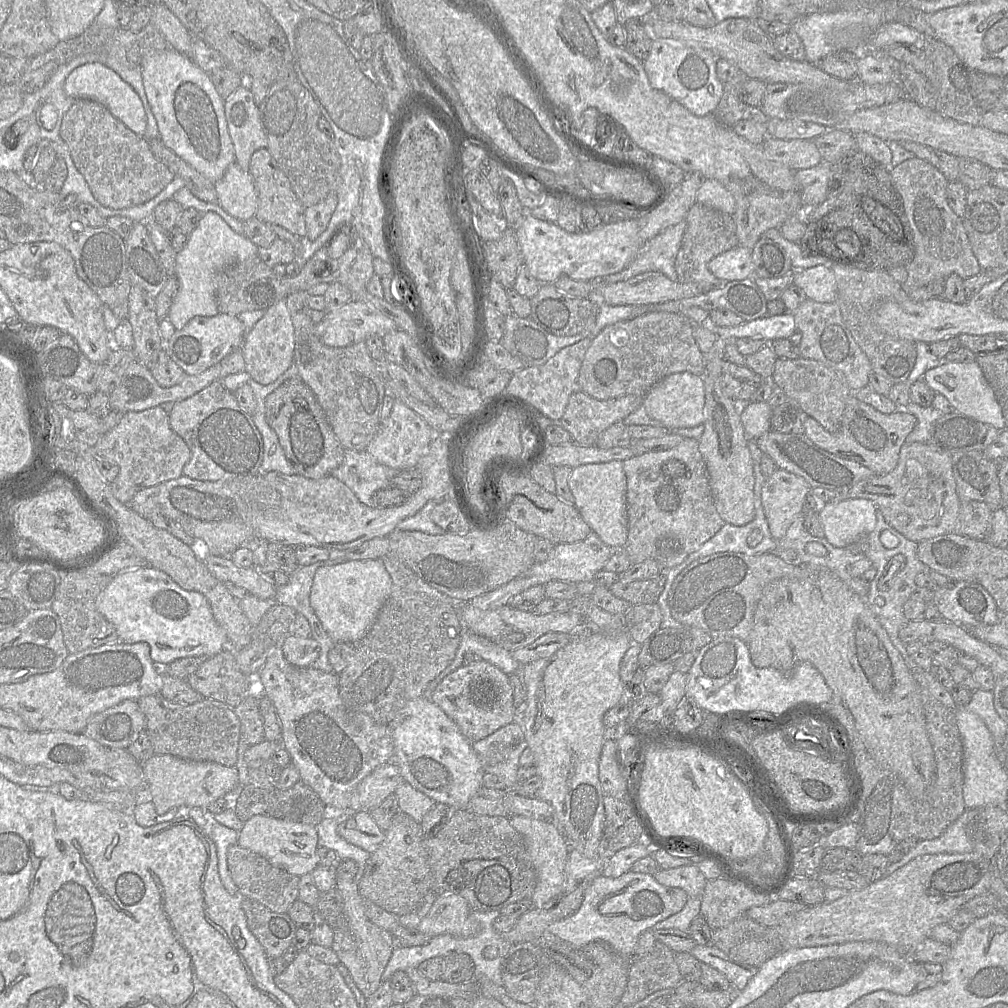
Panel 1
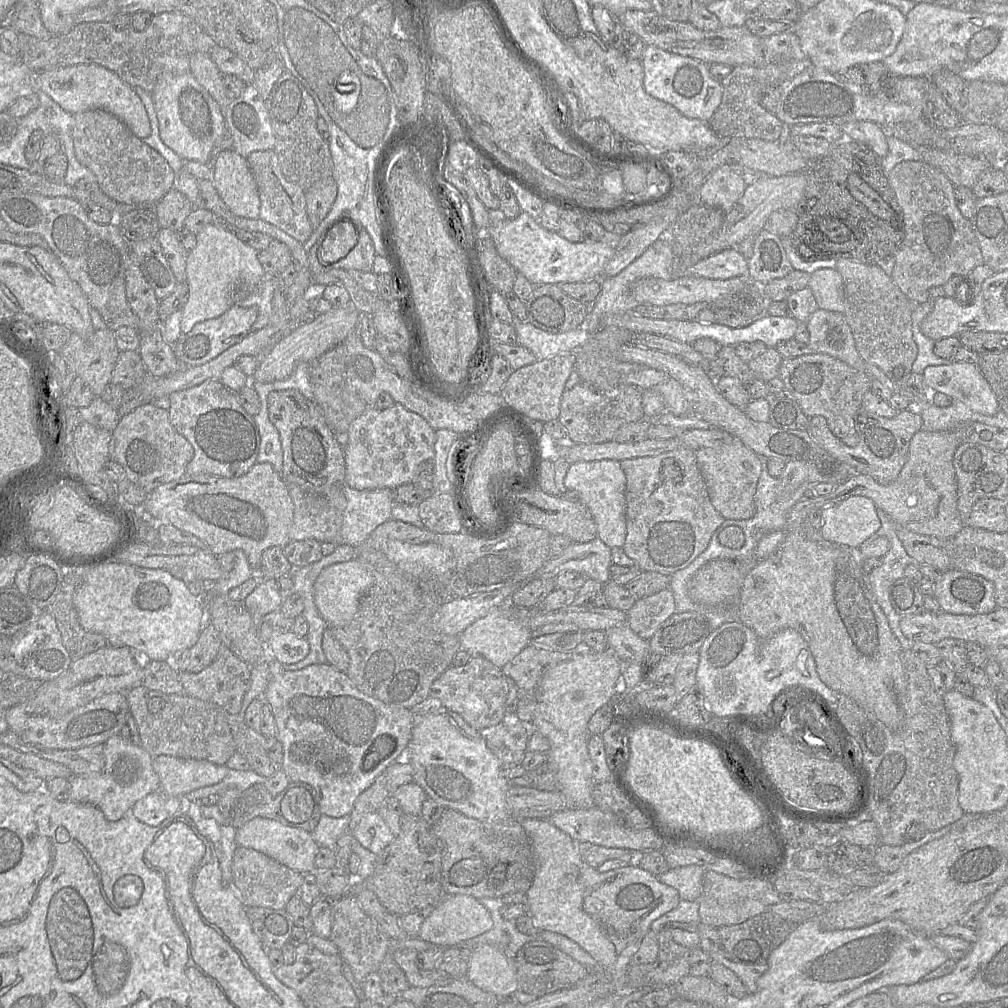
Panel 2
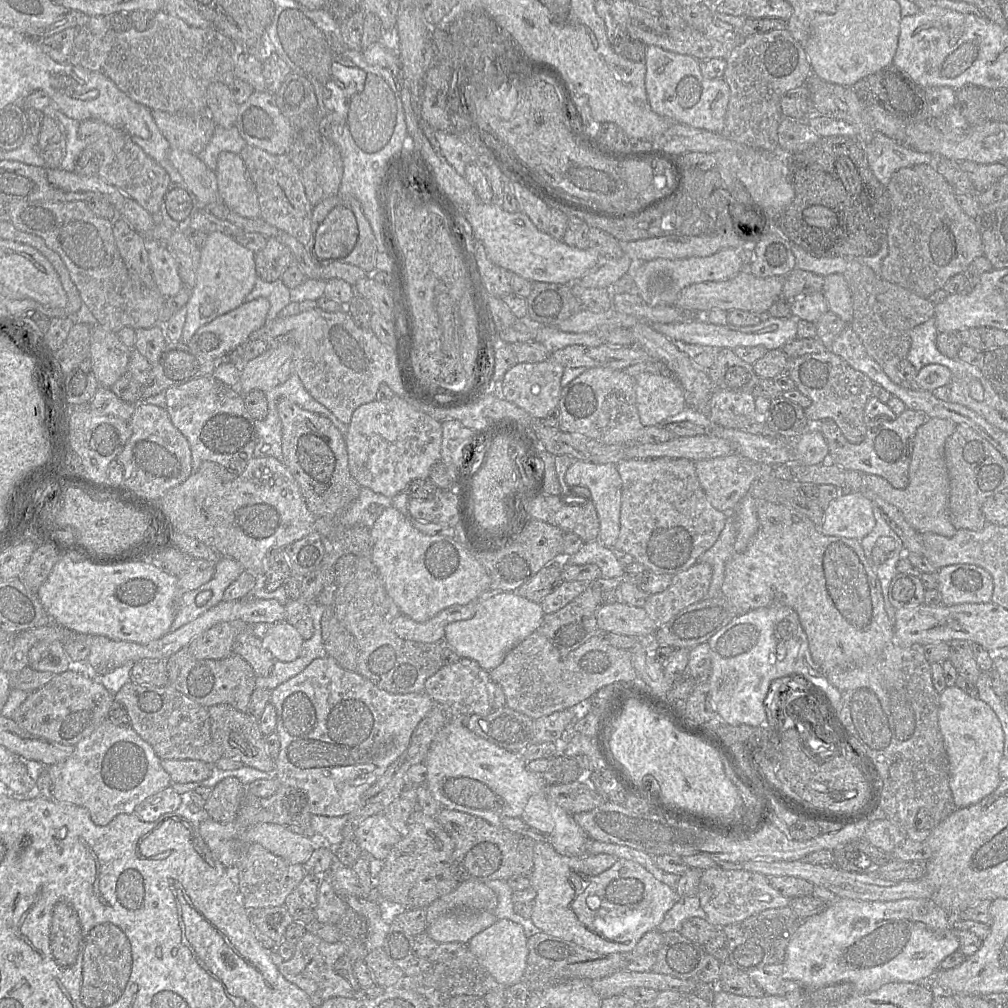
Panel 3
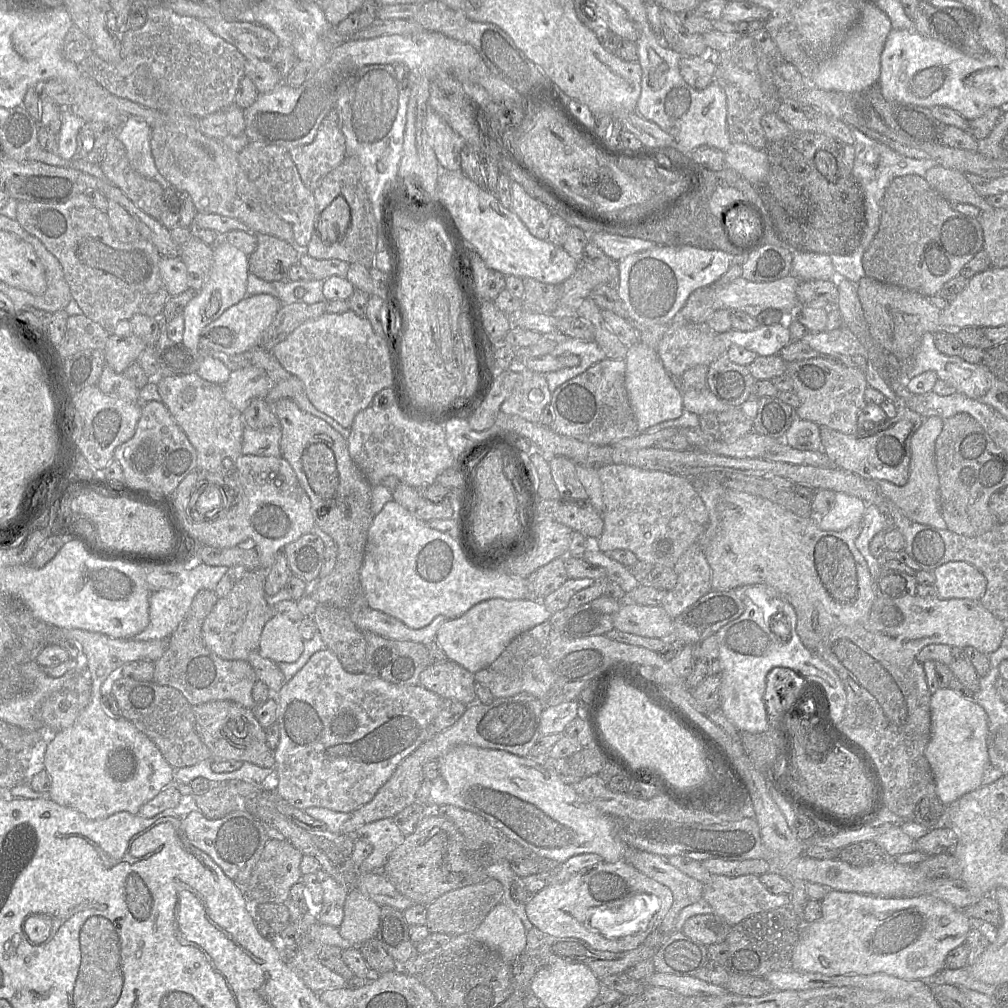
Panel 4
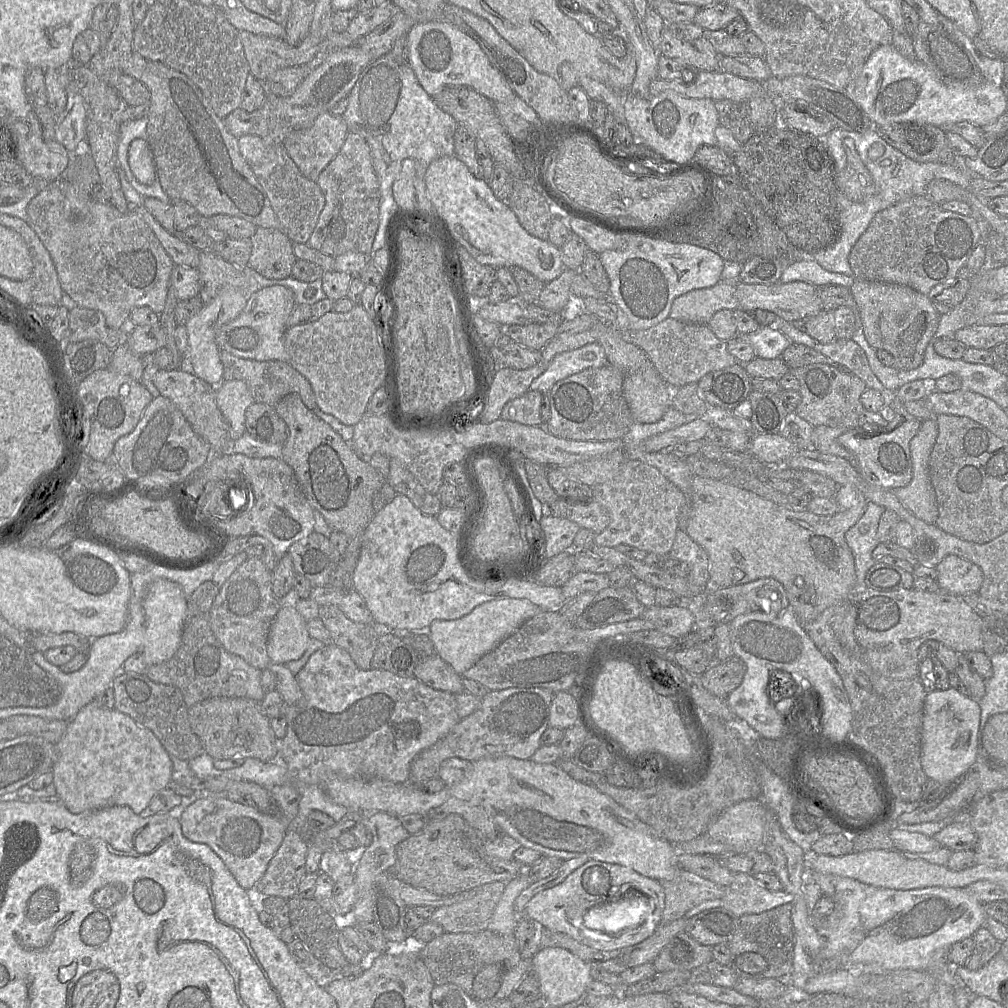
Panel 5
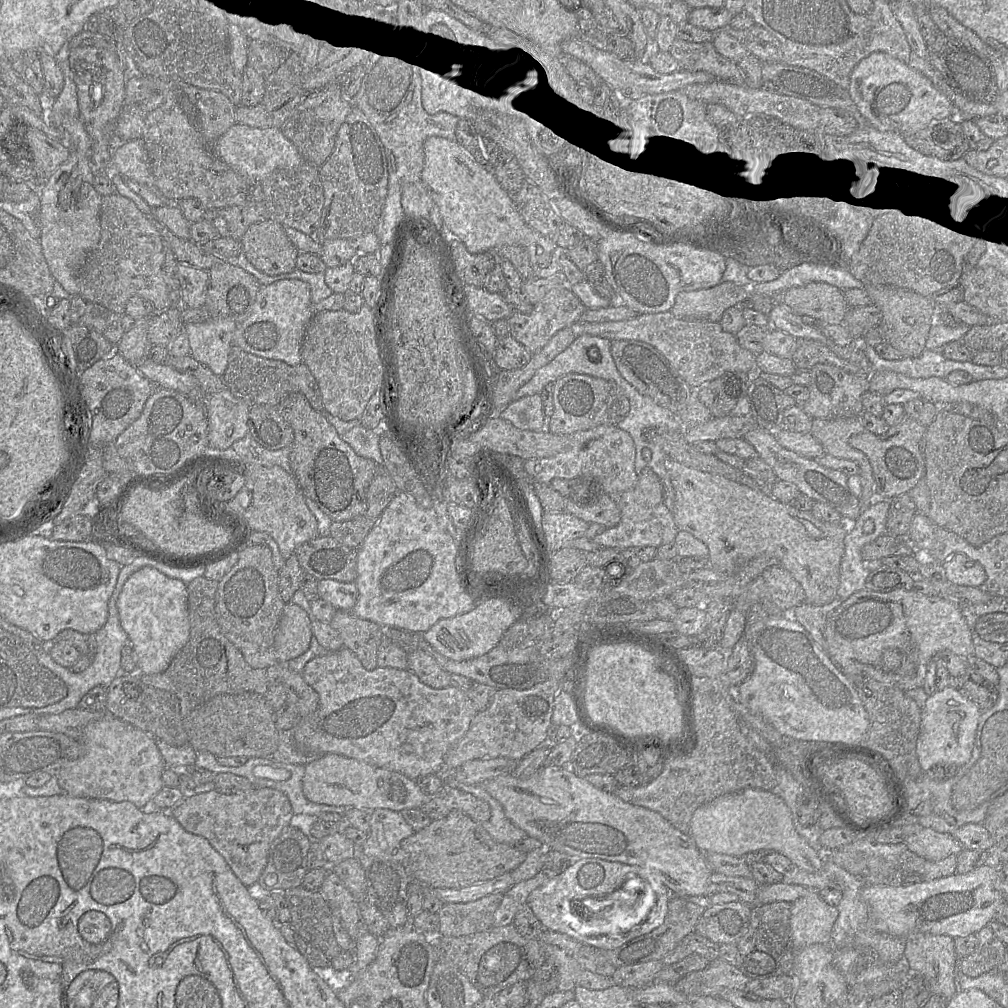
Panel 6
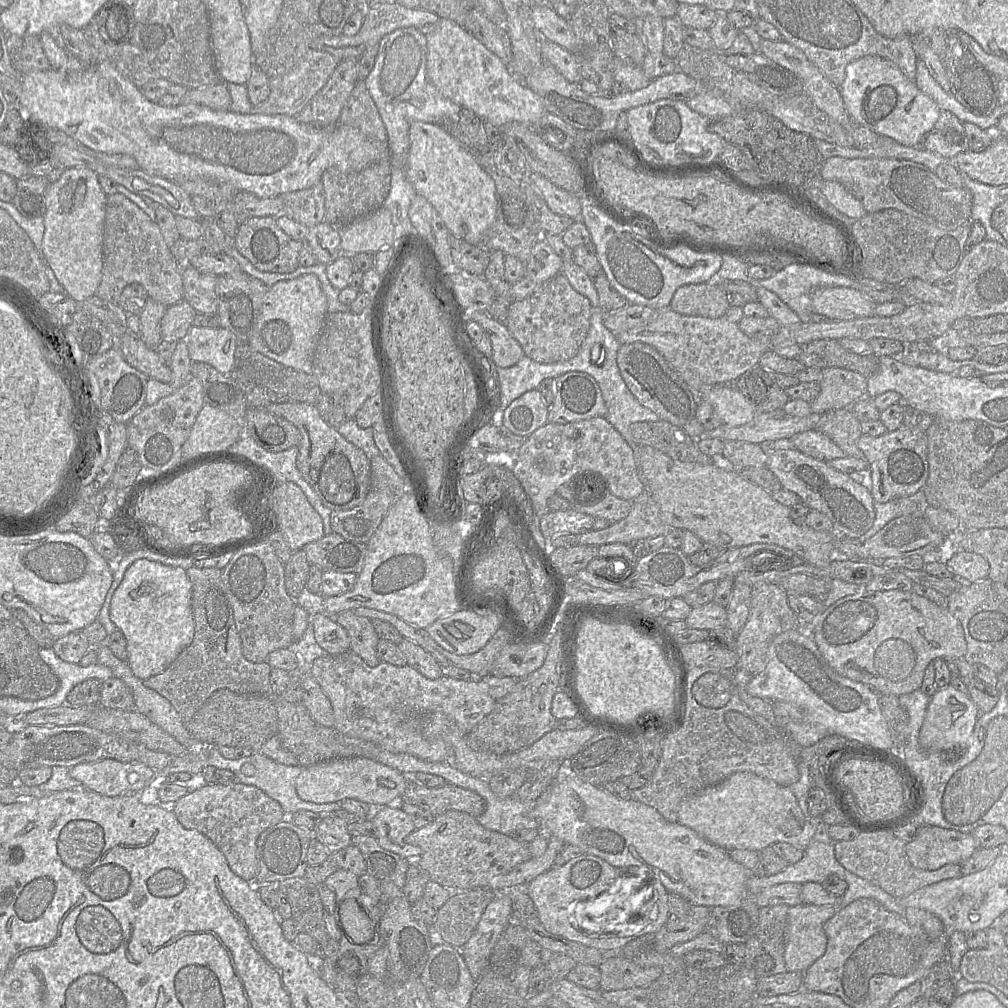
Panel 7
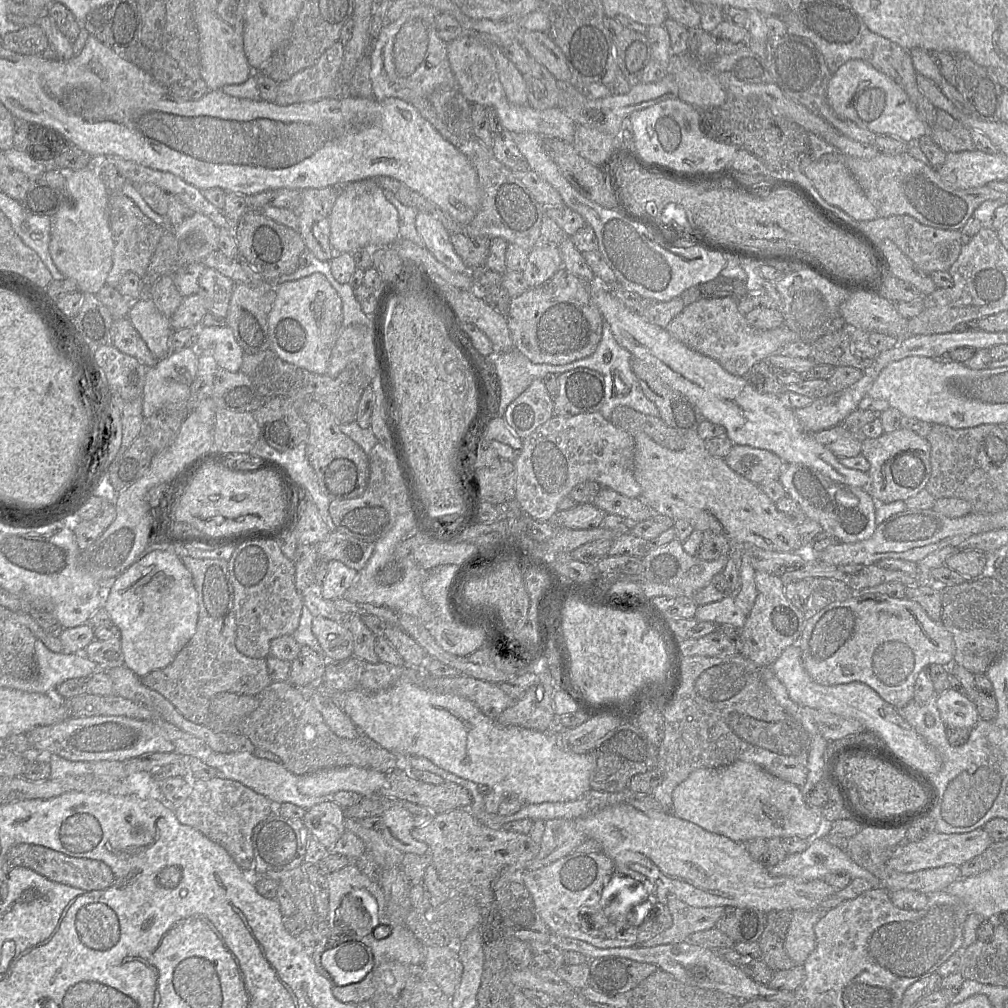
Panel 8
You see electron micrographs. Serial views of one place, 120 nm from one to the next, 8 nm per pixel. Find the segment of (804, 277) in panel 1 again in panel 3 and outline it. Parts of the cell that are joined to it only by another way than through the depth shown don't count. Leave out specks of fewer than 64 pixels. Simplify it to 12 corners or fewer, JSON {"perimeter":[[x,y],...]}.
{"perimeter":[[843,274],[825,276],[821,292],[829,312],[848,325],[852,303]]}

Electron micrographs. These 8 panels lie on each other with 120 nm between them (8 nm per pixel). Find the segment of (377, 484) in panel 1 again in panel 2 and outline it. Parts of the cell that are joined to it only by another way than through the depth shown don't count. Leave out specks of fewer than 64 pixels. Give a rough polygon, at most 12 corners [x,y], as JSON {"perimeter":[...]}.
{"perimeter":[[395,489],[357,490],[347,499],[341,545],[361,545],[391,519]]}

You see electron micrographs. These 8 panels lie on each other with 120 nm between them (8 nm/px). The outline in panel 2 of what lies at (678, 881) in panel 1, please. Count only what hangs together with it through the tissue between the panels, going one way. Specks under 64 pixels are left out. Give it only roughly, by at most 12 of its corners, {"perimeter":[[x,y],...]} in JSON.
{"perimeter":[[689,865],[656,876],[682,900],[698,901],[705,868]]}

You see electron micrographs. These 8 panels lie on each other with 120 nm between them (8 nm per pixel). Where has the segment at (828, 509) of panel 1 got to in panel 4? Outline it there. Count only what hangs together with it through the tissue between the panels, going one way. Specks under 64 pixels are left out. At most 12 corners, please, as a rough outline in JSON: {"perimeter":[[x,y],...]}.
{"perimeter":[[836,493],[833,508],[817,517],[826,531],[845,530],[863,521],[866,505]]}

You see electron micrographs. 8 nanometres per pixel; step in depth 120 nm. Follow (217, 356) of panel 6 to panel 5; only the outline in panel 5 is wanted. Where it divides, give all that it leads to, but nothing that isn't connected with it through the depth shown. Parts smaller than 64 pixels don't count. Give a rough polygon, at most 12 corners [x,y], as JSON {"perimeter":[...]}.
{"perimeter":[[224,287],[185,325],[186,364],[223,381],[216,335],[242,312],[242,290]]}

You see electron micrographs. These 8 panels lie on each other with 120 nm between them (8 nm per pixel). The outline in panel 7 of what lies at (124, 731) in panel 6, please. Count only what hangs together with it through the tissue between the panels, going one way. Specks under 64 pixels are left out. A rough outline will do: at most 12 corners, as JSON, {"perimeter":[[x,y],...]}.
{"perimeter":[[110,758],[80,763],[69,775],[109,797],[137,793],[156,774]]}

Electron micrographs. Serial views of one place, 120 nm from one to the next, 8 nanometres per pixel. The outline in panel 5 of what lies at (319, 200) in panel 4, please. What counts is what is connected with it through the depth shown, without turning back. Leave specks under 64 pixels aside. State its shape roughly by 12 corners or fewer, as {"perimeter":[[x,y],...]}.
{"perimeter":[[348,132],[316,183],[325,205],[307,245],[371,255],[380,189]]}

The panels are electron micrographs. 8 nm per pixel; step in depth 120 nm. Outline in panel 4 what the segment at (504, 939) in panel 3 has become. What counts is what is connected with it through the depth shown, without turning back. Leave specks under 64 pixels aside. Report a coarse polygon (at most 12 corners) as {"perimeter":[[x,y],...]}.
{"perimeter":[[501,902],[471,933],[509,963],[527,931]]}

